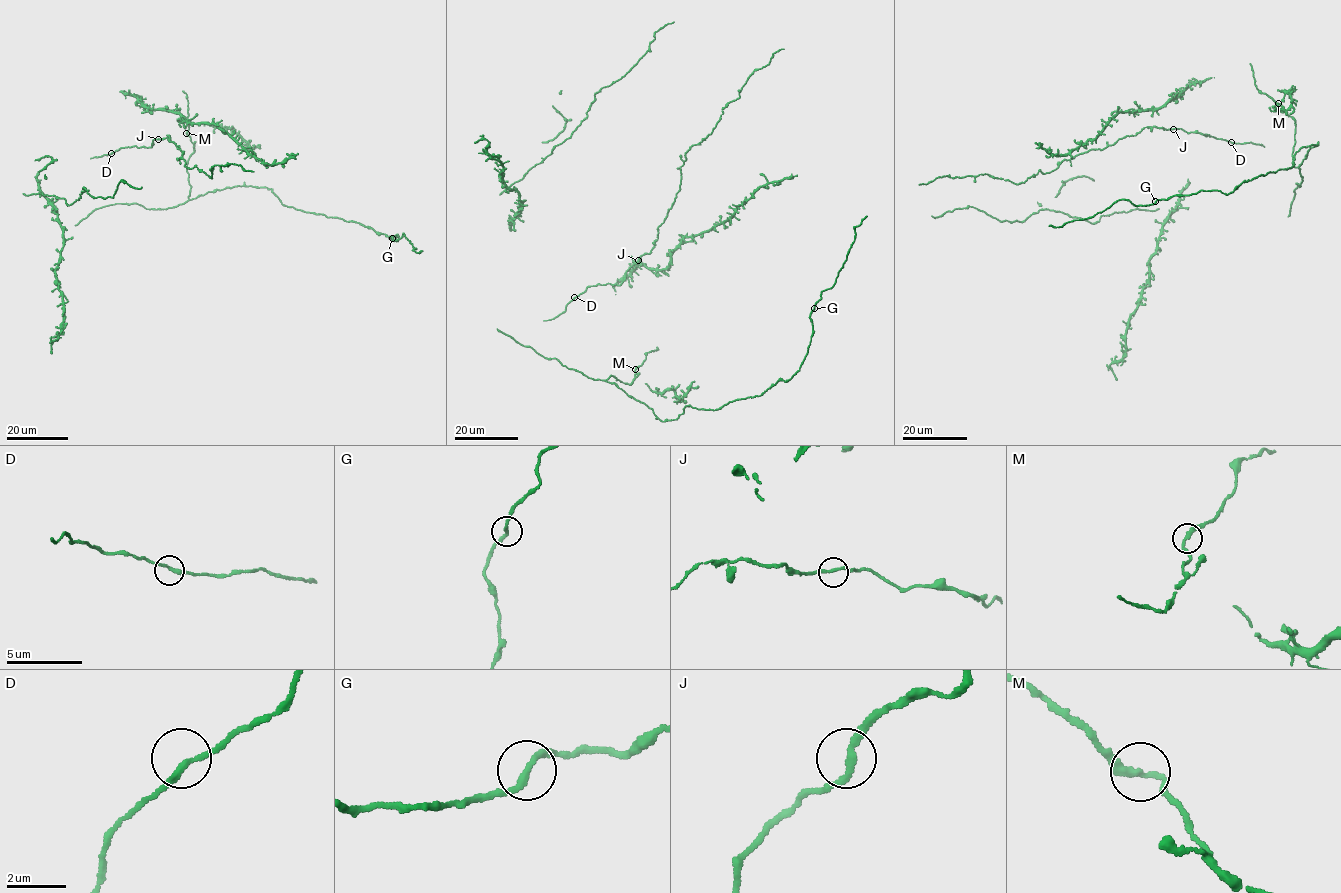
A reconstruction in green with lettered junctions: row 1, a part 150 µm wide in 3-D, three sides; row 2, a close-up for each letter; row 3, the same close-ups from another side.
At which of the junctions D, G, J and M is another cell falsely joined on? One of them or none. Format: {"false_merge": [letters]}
{"false_merge": []}

